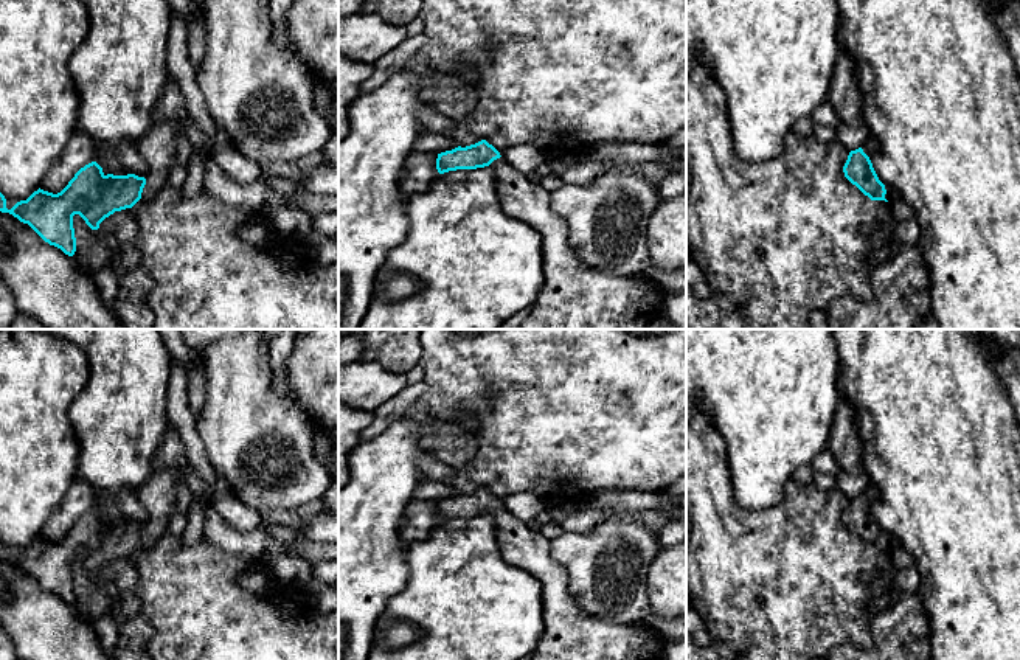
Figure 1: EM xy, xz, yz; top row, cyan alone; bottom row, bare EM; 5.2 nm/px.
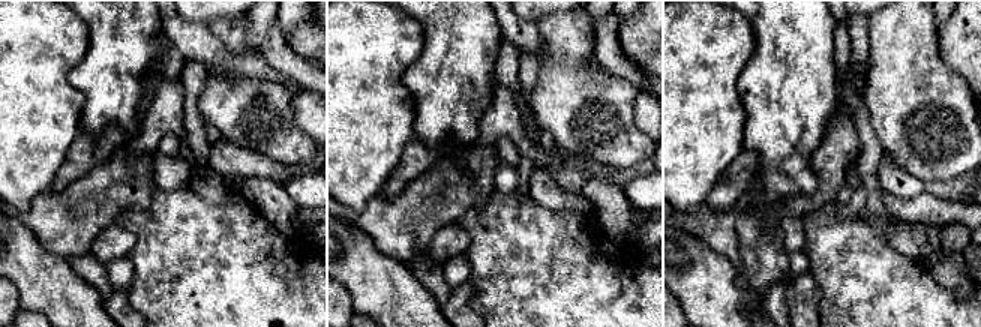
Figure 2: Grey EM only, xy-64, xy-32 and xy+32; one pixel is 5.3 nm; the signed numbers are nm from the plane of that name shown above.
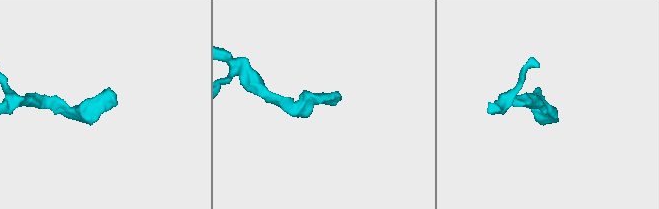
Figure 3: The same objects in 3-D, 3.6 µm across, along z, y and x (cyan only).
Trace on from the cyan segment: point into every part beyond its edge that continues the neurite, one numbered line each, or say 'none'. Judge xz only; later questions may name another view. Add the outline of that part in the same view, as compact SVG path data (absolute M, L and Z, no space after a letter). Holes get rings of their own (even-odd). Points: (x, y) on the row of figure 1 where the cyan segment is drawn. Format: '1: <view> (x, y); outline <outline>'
1: xz (573, 295); outline M503 157L489 168L503 211L526 222L542 236L543 281L520 329L646 329L663 317L661 284L651 273L610 275L587 267L568 244L570 227L551 208L551 193L540 183L533 183Z

